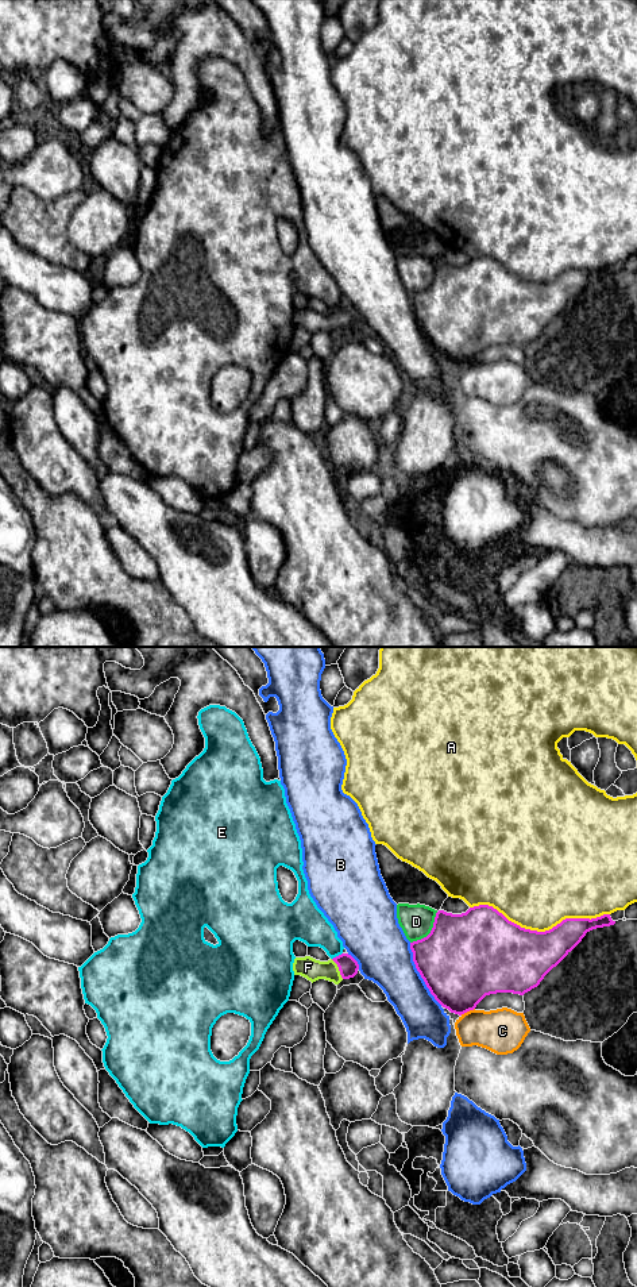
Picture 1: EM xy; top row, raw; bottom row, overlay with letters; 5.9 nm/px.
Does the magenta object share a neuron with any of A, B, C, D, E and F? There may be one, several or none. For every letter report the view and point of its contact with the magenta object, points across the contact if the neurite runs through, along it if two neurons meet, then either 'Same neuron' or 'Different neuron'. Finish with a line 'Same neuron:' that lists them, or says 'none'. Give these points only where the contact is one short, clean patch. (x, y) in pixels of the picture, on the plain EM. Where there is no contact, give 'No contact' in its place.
A: Touches magenta at xy (540, 284). Different neuron
B: Touches magenta at xy (420, 326). Different neuron
C: Touches magenta at xy (467, 362). Boundary: xy (474, 359), (460, 366). Different neuron
D: Touches magenta at xy (431, 284). Different neuron
E: Touches magenta at xy (336, 308). Boundary: xy (342, 304), (332, 311). Different neuron
F: Touches magenta at xy (339, 320). Path across: xy (348, 319), (339, 320), (308, 319). Same neuron
Same neuron: F

